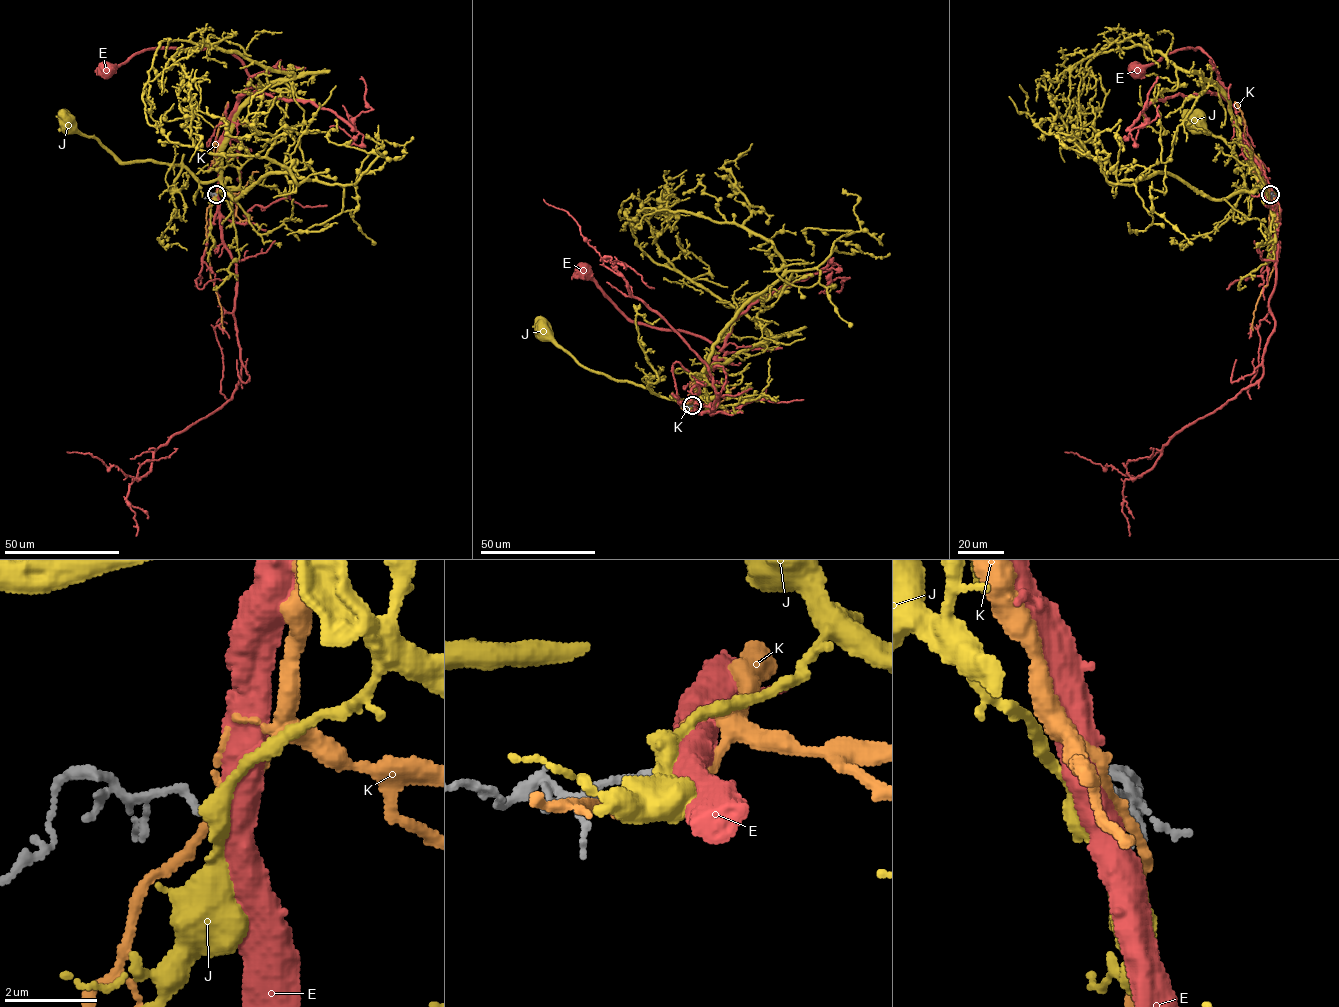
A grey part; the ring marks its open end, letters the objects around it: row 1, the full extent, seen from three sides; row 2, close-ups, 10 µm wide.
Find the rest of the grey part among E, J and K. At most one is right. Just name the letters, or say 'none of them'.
E

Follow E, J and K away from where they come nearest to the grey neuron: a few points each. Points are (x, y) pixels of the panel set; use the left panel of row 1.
E: (216, 194), (218, 145), (249, 79), (245, 66), (218, 48), (155, 48), (144, 49), (108, 69)
J: (215, 195), (224, 188), (219, 180), (200, 182), (174, 164), (119, 162), (68, 122)
K: (215, 194), (207, 210), (206, 252), (210, 278), (221, 306), (223, 330)

